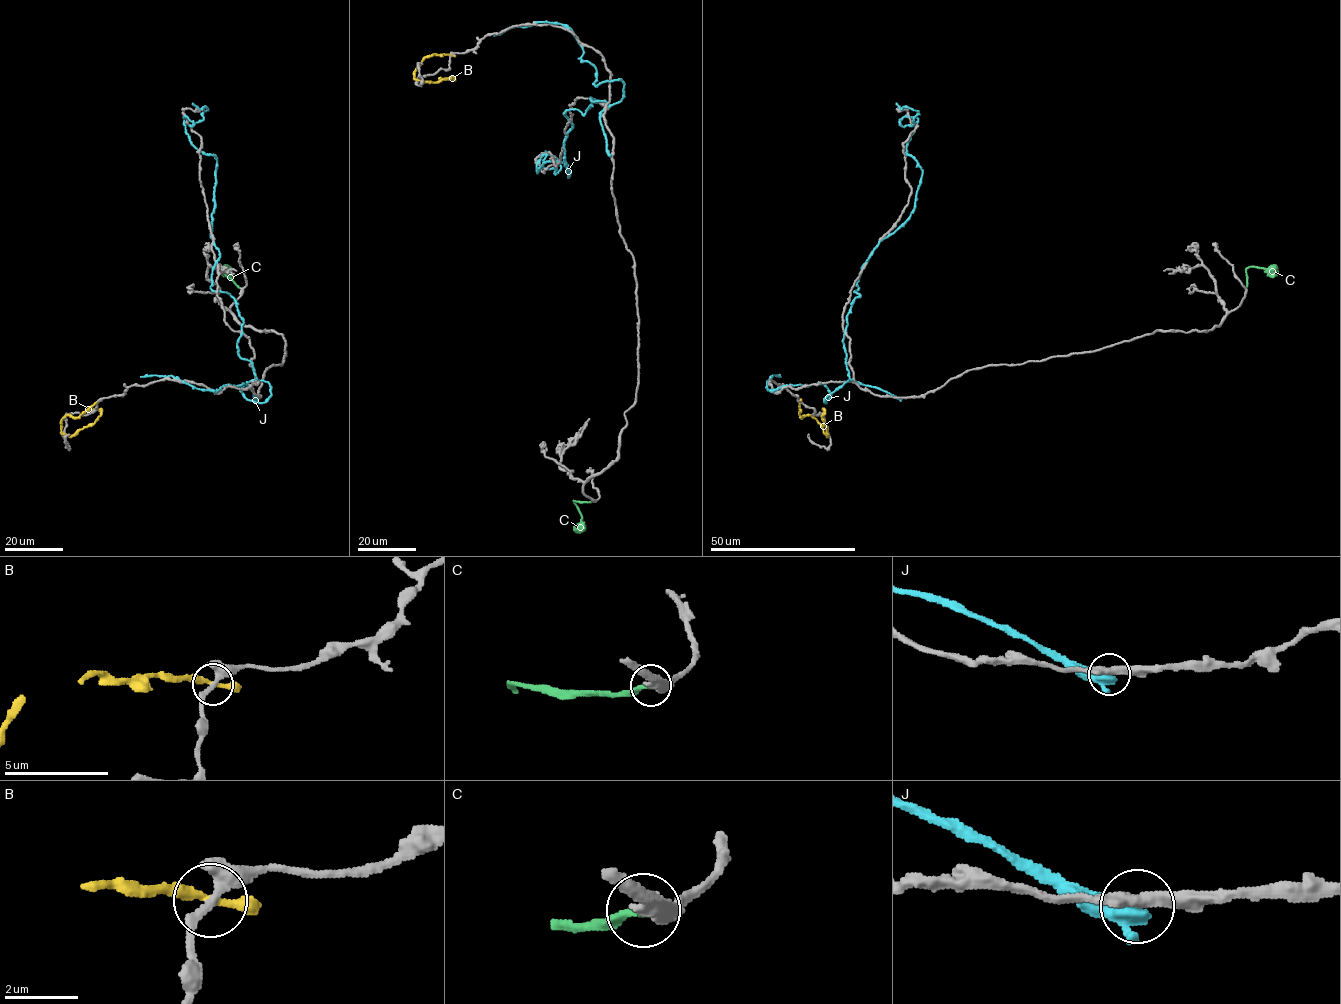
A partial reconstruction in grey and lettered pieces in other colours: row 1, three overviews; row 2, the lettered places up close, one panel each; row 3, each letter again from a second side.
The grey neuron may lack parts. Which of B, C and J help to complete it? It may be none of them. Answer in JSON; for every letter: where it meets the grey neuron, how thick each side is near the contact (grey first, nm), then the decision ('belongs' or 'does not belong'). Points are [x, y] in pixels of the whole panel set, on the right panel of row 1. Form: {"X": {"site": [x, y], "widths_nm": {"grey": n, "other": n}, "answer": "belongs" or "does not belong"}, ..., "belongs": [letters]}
{"B": {"site": [800, 401], "widths_nm": {"grey": 320, "other": 200}, "answer": "does not belong"}, "C": {"site": [1246, 288], "widths_nm": {"grey": 280, "other": 240}, "answer": "belongs"}, "J": {"site": [901, 398], "widths_nm": {"grey": 340, "other": 550}, "answer": "does not belong"}, "belongs": ["C"]}

